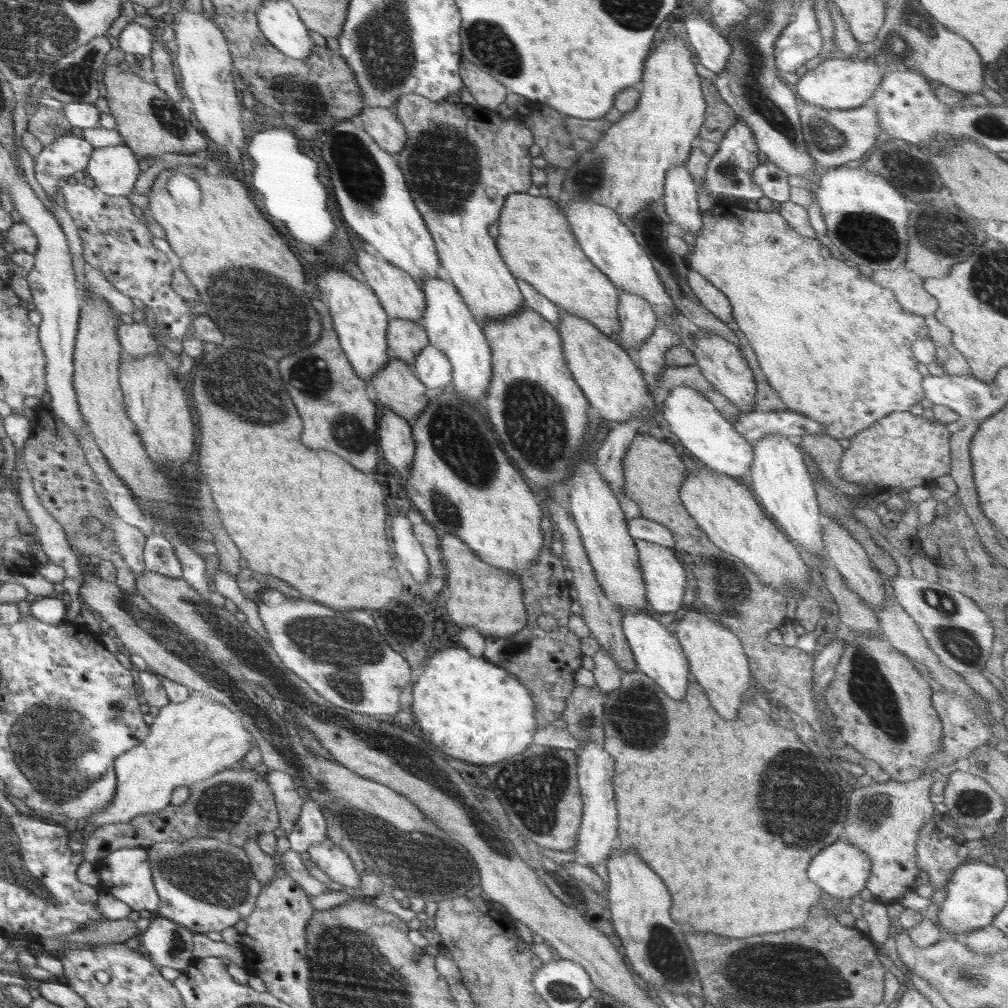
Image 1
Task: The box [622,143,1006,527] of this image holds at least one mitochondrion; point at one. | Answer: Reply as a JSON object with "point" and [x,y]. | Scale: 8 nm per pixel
{"point":[945,234]}

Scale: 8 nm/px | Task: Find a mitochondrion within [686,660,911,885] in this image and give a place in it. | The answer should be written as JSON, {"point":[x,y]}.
{"point":[812,803]}

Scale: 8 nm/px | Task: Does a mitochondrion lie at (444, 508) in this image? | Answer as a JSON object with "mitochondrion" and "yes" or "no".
{"mitochondrion":"yes"}

